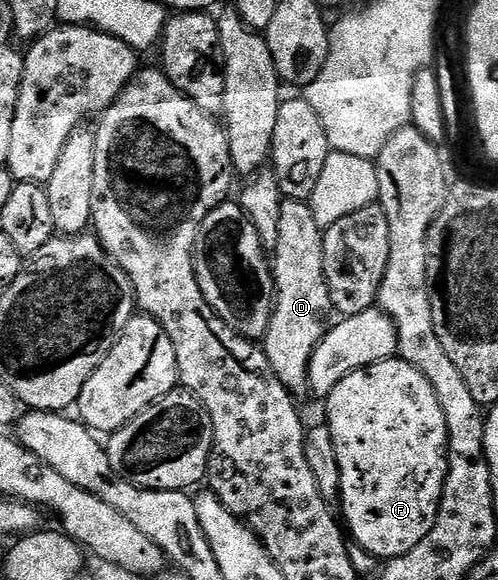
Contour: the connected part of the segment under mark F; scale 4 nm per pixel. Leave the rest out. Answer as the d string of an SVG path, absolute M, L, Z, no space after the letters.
M394 356L339 380L329 393L327 405L327 425L335 440L335 456L339 456L341 473L340 517L348 537L378 560L398 558L411 552L435 524L449 471L447 416L443 416L435 388L419 368Z

